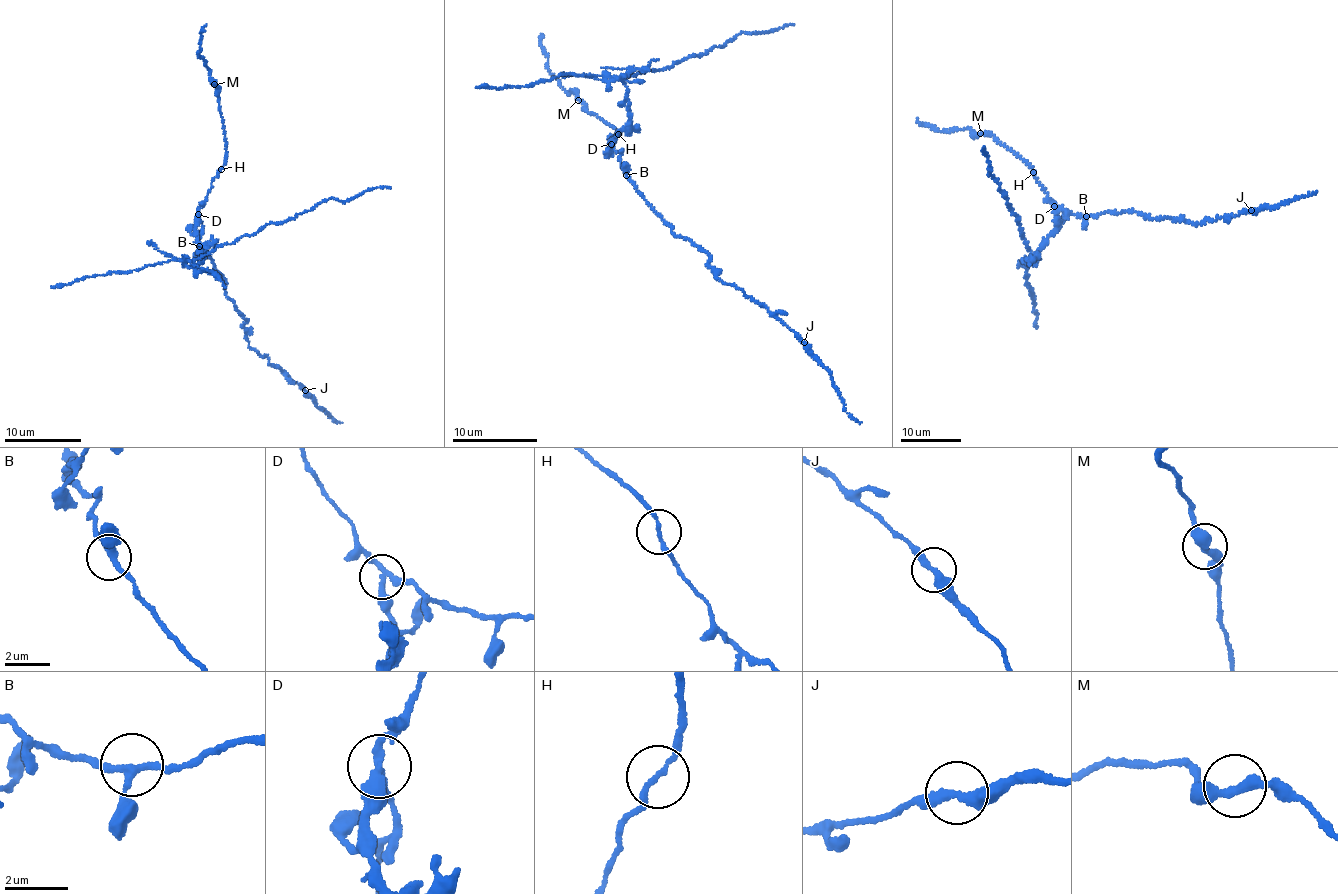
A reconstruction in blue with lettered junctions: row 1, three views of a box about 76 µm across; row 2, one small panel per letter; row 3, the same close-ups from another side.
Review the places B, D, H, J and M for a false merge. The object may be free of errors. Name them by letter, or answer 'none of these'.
D

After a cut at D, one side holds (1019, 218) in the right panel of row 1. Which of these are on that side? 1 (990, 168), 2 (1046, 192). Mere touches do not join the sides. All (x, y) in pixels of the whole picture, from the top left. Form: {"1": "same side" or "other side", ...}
{"1": "same side", "2": "other side"}

